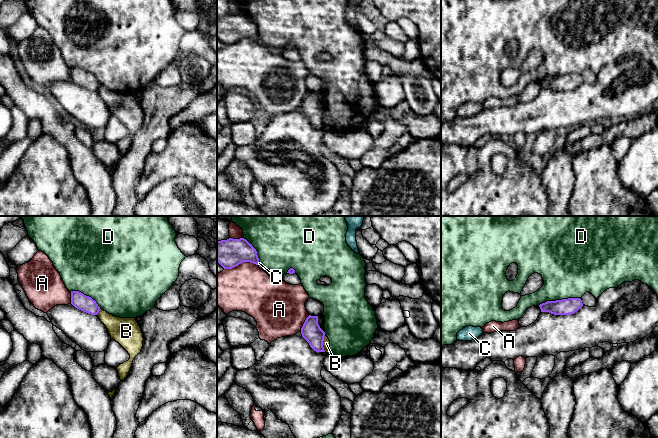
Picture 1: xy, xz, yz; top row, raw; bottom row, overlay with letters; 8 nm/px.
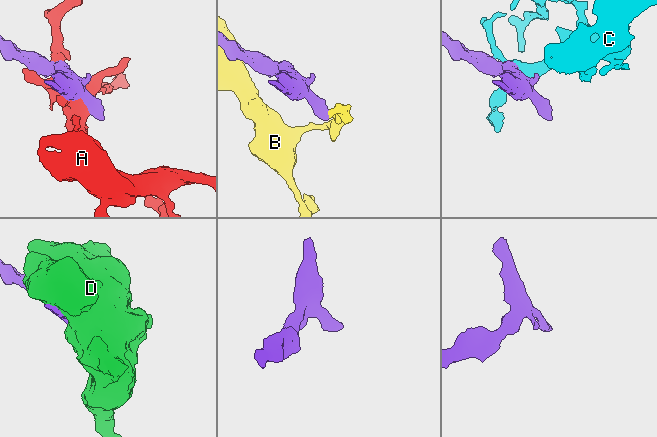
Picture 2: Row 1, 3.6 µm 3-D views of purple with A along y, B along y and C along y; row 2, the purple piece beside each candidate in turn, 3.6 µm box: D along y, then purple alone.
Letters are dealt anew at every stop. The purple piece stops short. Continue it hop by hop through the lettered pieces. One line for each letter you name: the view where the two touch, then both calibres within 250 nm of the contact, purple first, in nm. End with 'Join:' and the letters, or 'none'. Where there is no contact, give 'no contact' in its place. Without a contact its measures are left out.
Join: none

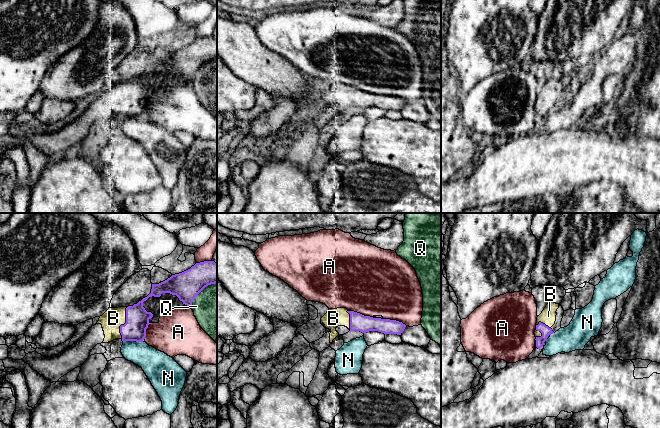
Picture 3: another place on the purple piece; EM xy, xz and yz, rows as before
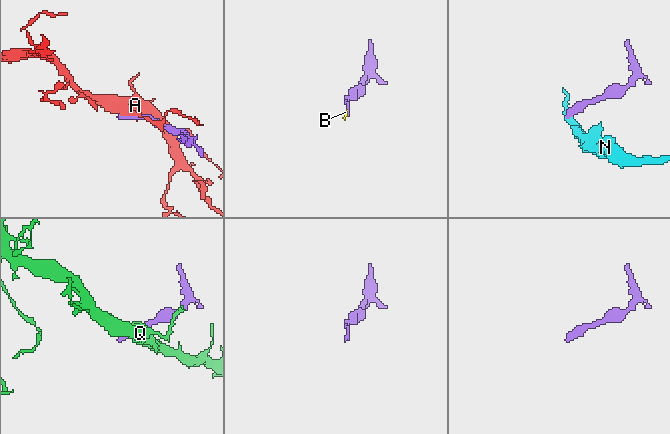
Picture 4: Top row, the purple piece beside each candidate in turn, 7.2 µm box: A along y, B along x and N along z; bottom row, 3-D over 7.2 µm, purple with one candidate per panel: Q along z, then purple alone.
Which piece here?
B: contact in xy; calibres 190 and 170 nm
Join: B

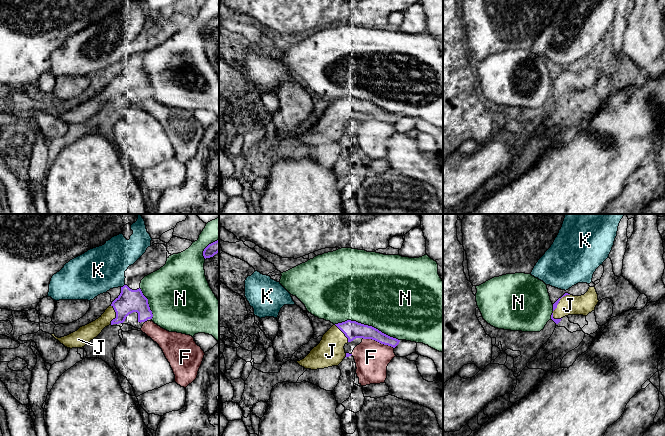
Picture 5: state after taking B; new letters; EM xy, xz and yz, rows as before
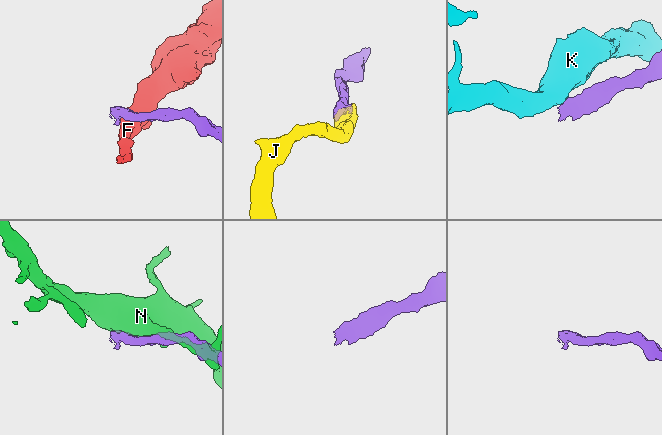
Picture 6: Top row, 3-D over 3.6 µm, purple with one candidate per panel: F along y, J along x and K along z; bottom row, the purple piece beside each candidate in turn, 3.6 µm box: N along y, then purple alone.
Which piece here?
J: contact in xy; calibres 190 and 130 nm
Join: J

